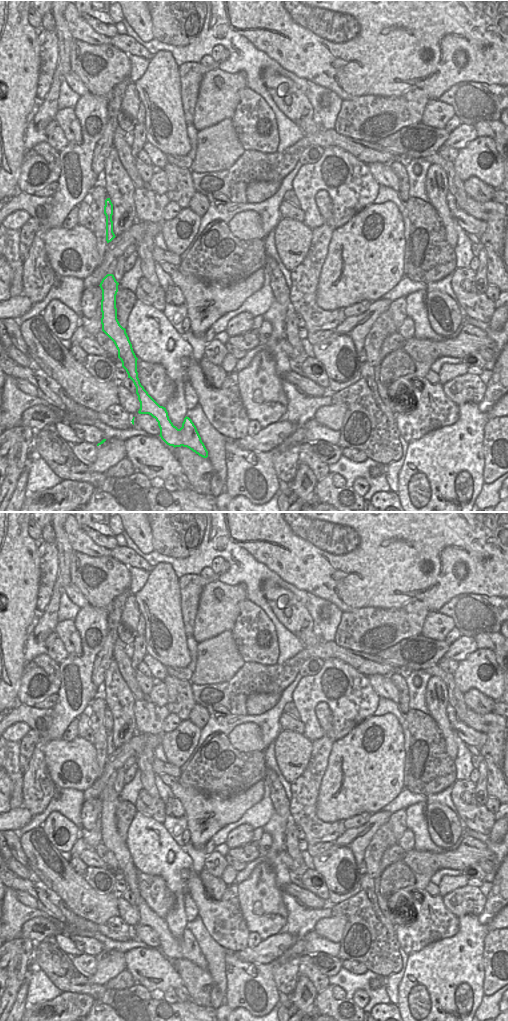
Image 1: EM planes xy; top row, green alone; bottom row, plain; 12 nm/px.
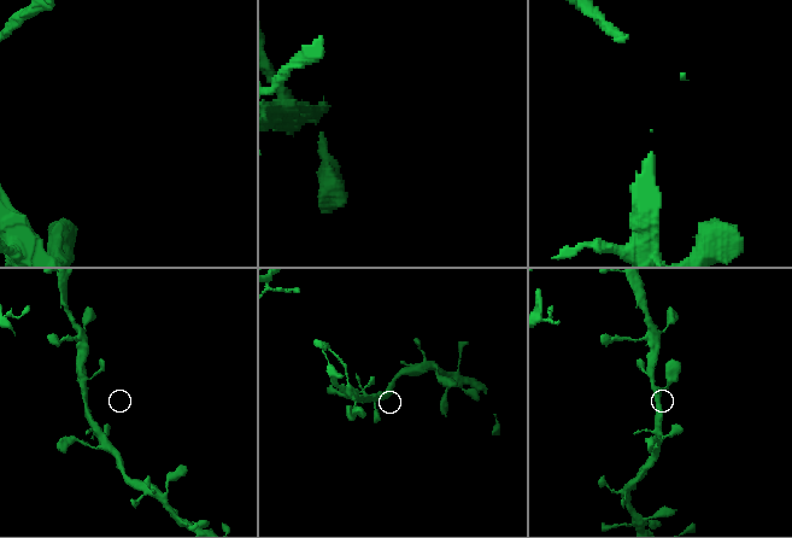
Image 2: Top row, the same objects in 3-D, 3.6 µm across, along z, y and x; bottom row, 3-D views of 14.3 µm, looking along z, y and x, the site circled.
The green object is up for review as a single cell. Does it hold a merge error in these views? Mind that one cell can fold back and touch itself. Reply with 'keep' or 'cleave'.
keep

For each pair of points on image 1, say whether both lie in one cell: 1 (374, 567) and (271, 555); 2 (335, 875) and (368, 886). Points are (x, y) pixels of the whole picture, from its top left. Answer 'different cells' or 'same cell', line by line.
1: same cell
2: different cells

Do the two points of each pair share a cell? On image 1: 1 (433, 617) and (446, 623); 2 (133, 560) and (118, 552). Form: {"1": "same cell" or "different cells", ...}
{"1": "same cell", "2": "same cell"}

